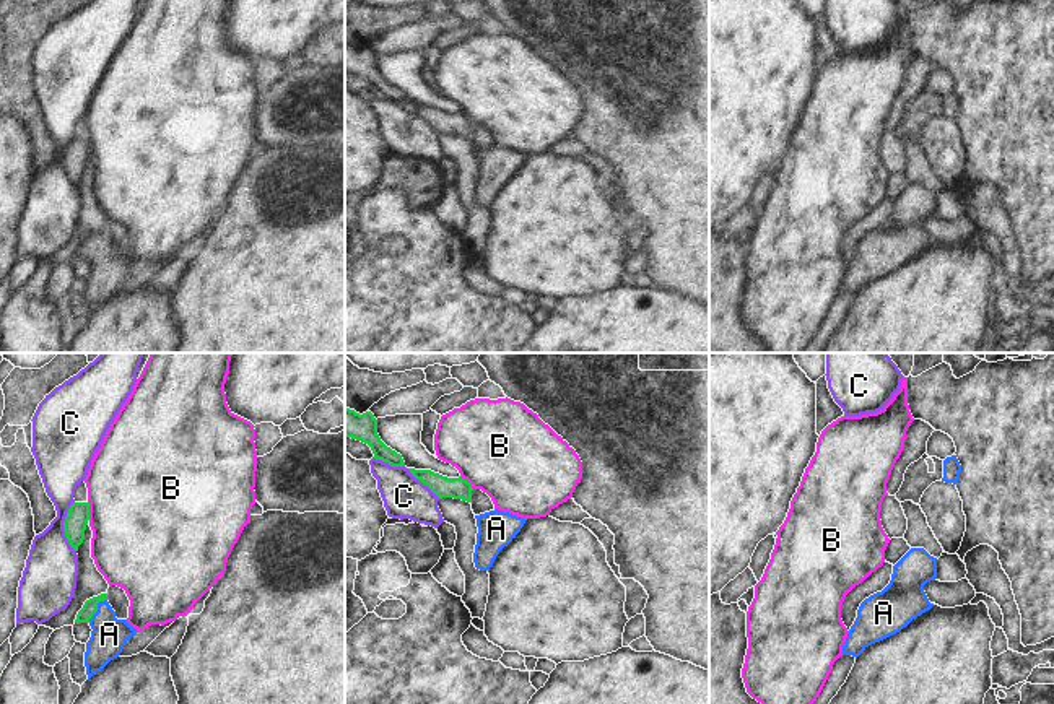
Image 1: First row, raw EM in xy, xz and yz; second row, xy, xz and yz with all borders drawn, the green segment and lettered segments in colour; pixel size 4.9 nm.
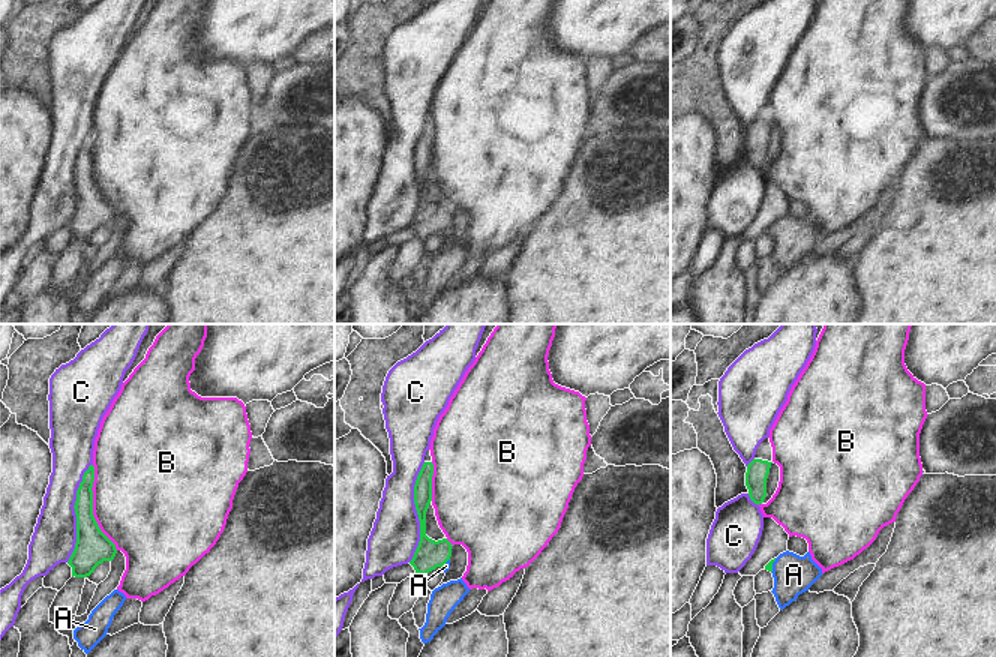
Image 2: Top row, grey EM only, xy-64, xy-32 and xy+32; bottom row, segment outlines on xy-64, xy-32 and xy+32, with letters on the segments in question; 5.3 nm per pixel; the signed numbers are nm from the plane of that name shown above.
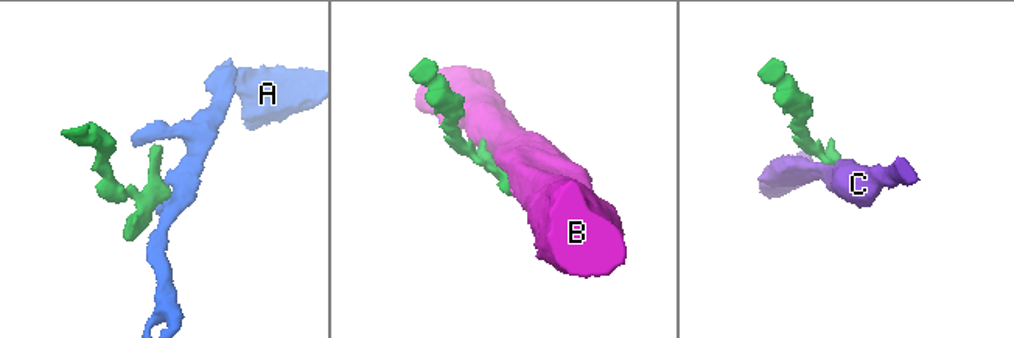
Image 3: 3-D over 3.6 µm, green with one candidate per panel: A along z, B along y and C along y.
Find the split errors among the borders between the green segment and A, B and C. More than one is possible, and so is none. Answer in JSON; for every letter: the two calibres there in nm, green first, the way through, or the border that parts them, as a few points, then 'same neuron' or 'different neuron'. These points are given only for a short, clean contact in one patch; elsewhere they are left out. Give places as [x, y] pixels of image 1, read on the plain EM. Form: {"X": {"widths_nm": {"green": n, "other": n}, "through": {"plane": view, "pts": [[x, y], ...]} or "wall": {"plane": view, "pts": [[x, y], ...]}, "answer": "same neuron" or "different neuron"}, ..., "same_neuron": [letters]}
{"A": {"widths_nm": {"green": 70, "other": 180}, "through": {"plane": "xy", "pts": [[90, 243], [96, 244], [109, 270]]}, "answer": "same neuron"}, "B": {"widths_nm": {"green": 110, "other": 500}, "answer": "different neuron"}, "C": {"widths_nm": {"green": 110, "other": 220}, "answer": "different neuron"}, "same_neuron": ["A"]}

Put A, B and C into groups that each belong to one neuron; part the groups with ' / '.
A / B / C

